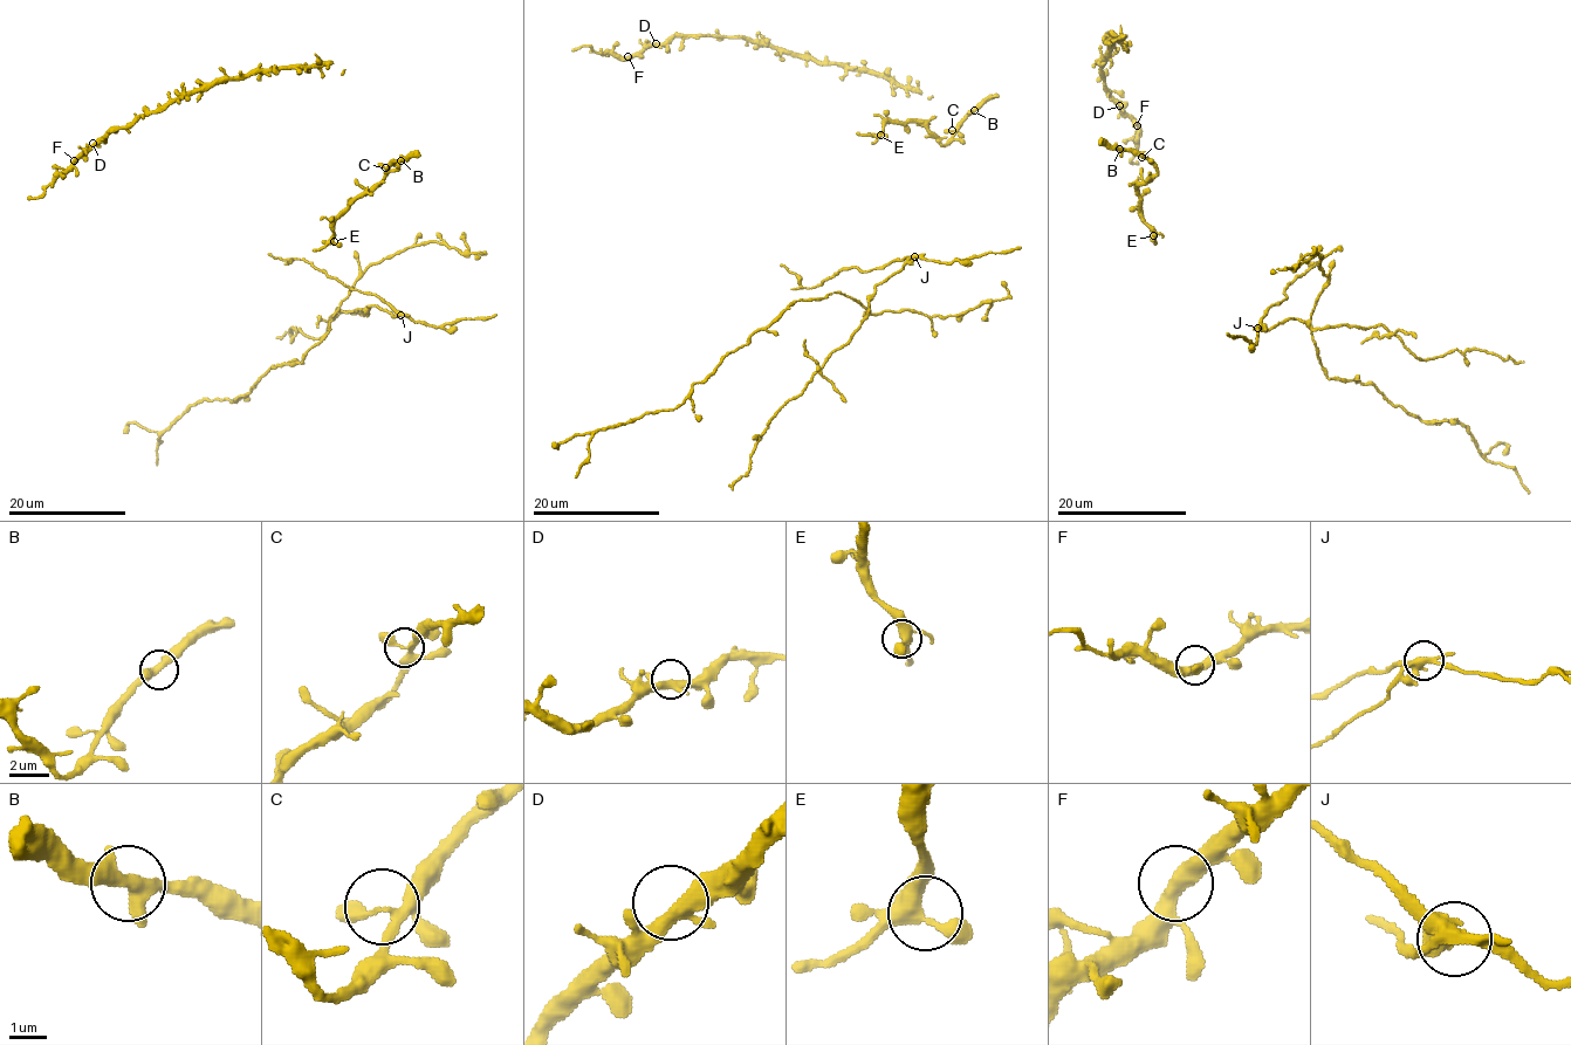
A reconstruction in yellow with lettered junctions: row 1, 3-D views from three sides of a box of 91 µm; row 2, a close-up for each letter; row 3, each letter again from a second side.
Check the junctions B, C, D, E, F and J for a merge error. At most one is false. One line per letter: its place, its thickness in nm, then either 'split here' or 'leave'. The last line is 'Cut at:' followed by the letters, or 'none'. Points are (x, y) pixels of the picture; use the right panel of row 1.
B: at (1119, 149); 380 nm thick; leave
C: at (1141, 157); 240 nm thick; leave
D: at (1119, 105); 360 nm thick; leave
E: at (1153, 235); 380 nm thick; leave
F: at (1137, 125); 320 nm thick; leave
J: at (1257, 328); 340 nm thick; split here
Cut at: J

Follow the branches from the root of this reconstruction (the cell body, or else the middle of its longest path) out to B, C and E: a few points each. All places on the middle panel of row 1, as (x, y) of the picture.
B: (896, 122), (918, 121), (942, 145), (974, 110)
C: (896, 122), (918, 121), (942, 145), (952, 136), (952, 130)
E: (896, 122), (884, 124), (880, 135)

